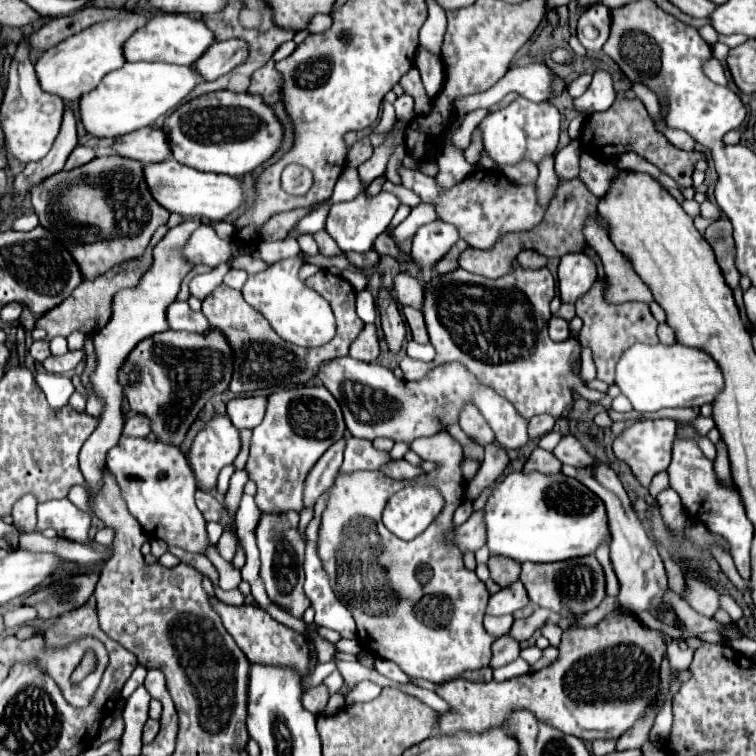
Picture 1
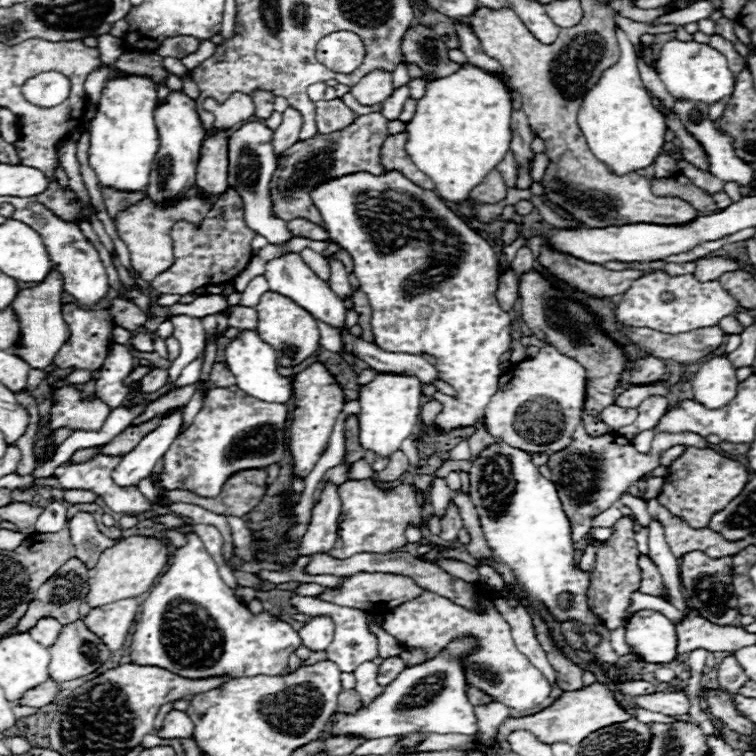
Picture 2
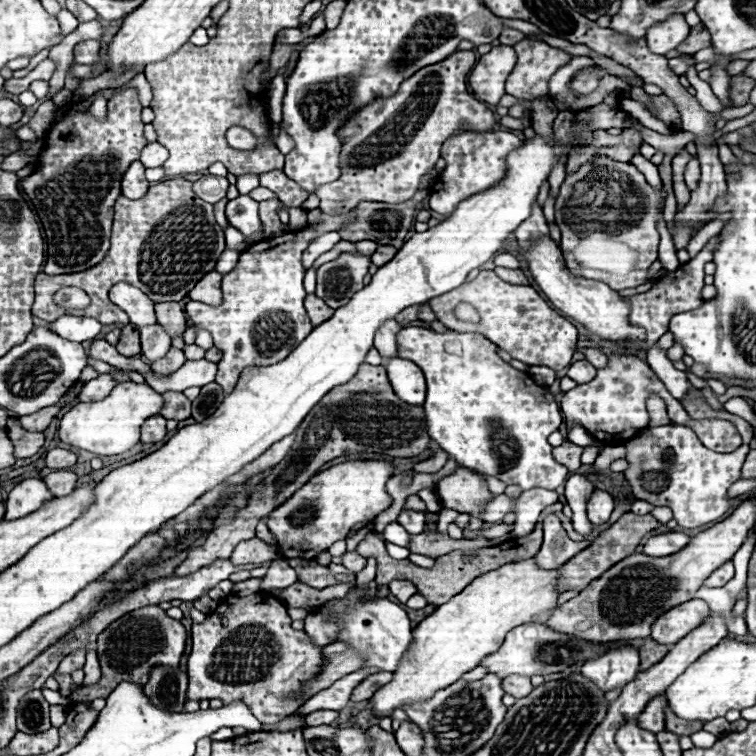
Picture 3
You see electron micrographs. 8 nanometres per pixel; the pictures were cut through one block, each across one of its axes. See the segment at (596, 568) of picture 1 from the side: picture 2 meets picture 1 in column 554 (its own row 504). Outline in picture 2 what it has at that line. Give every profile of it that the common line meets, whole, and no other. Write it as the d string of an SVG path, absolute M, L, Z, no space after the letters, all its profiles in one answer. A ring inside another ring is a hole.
M582 424L576 426L572 442L564 450L550 454L548 460L548 468L552 472L550 480L556 484L562 508L572 524L572 540L574 542L584 540L588 530L592 528L590 526L592 518L604 512L606 508L610 508L614 502L618 502L632 484L636 484L648 472L658 468L660 454L676 444L684 444L692 448L708 448L708 442L696 434L656 434L650 452L640 454L632 446L632 442L622 434L610 432L604 436L590 436Z

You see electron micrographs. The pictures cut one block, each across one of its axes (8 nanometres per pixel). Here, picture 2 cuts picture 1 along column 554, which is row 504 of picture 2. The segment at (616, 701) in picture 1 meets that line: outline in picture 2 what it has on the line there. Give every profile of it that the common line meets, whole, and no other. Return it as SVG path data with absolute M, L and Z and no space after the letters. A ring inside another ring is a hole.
M686 448L676 462L668 466L668 476L664 478L664 488L658 494L658 502L668 508L674 516L682 518L692 528L708 528L712 514L724 510L746 486L750 474L746 466L736 460L724 458L712 448L692 450Z

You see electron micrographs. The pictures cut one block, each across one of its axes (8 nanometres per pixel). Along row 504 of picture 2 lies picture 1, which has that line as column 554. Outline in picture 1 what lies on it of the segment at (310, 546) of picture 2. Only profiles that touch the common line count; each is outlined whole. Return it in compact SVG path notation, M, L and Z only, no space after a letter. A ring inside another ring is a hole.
M552 316L550 322L548 322L548 332L550 332L550 338L552 340L566 340L566 336L570 336L570 330L568 330L568 322L564 318L558 318L558 316Z

